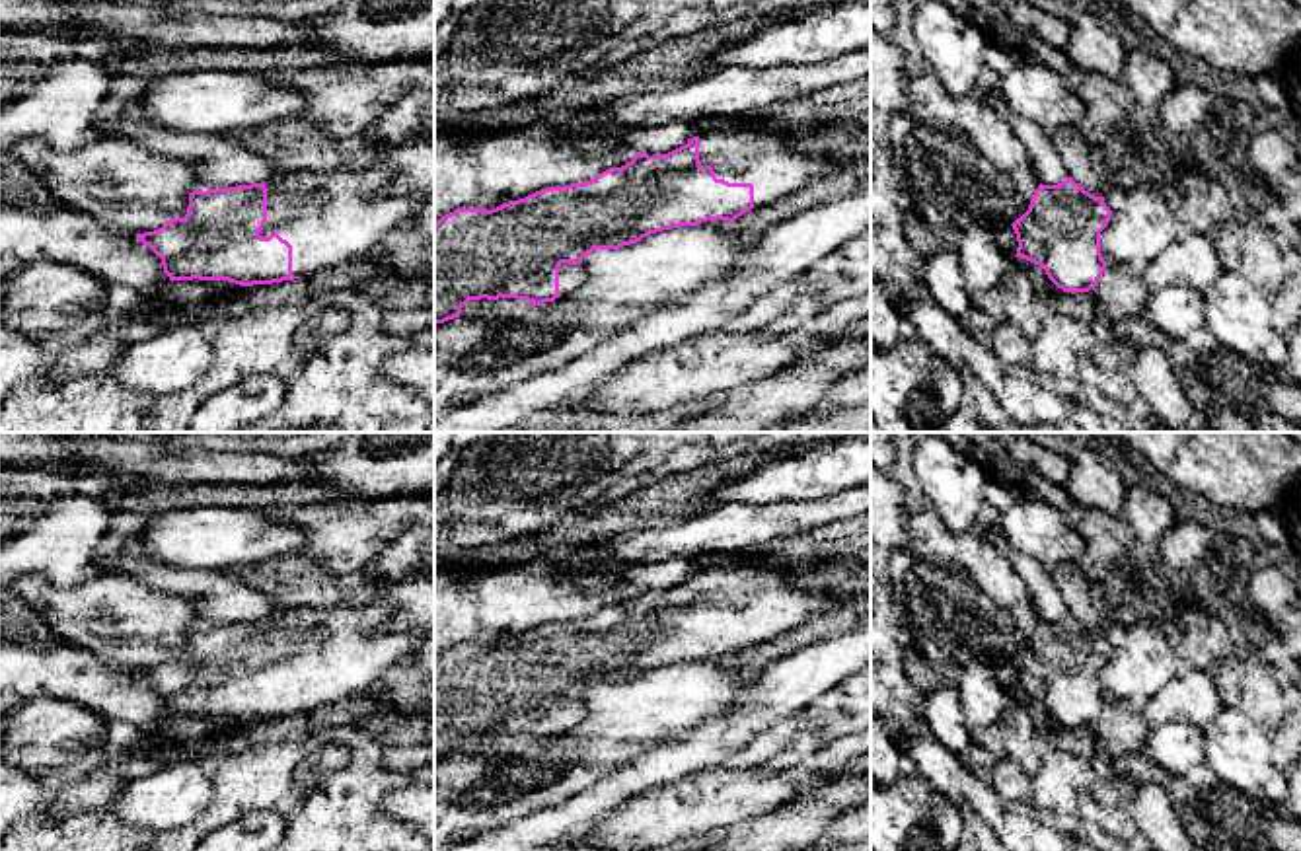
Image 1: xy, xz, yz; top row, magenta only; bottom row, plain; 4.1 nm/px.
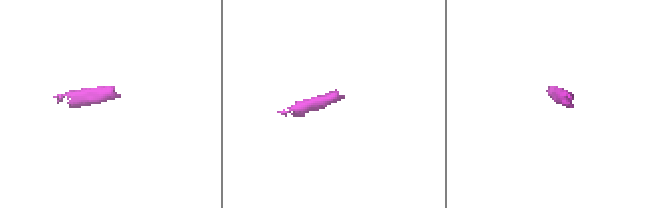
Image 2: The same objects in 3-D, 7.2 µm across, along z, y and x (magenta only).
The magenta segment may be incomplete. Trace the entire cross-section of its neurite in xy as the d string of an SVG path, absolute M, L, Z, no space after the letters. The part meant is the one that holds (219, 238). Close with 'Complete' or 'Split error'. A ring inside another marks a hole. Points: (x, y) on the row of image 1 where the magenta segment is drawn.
M376 166L349 171L290 171L265 183L236 185L228 189L193 191L187 214L171 218L154 232L136 234L164 265L169 280L228 280L240 286L273 284L302 278L325 267L339 267L368 255L391 230L409 224L423 208L425 195L386 193L388 169Z. Split error

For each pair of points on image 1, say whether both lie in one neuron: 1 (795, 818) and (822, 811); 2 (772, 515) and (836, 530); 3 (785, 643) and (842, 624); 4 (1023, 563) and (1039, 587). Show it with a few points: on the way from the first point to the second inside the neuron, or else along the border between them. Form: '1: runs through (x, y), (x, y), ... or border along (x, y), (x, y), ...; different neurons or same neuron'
1: runs through (801, 818), (817, 811); same neuron
2: border along (850, 517), (817, 526), (811, 532); different neurons
3: runs through (799, 639), (828, 624); same neuron
4: runs through (1029, 569), (1039, 581); same neuron

